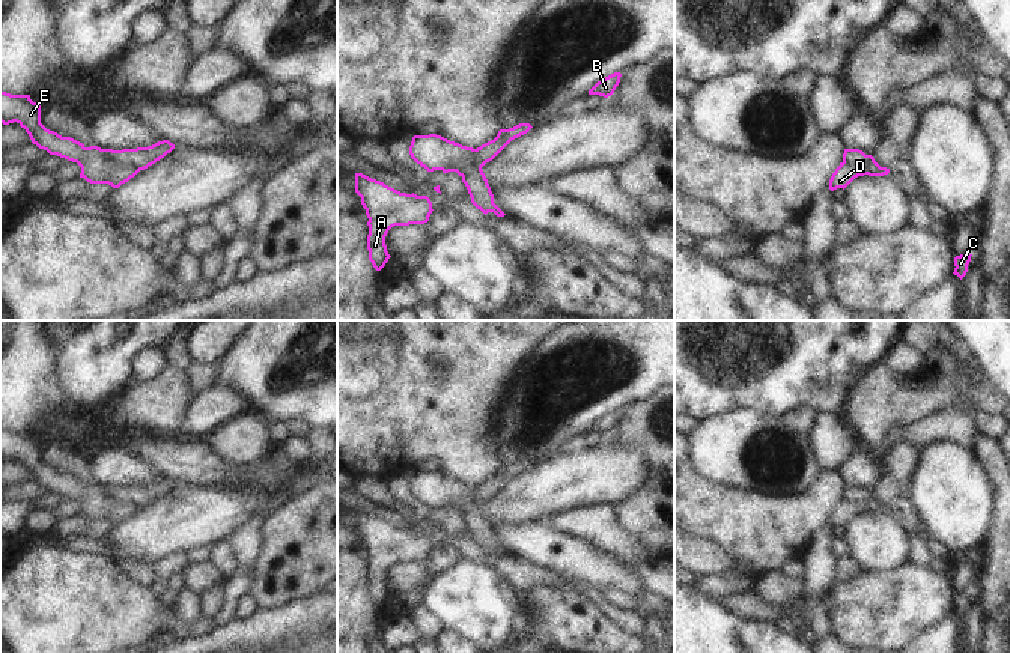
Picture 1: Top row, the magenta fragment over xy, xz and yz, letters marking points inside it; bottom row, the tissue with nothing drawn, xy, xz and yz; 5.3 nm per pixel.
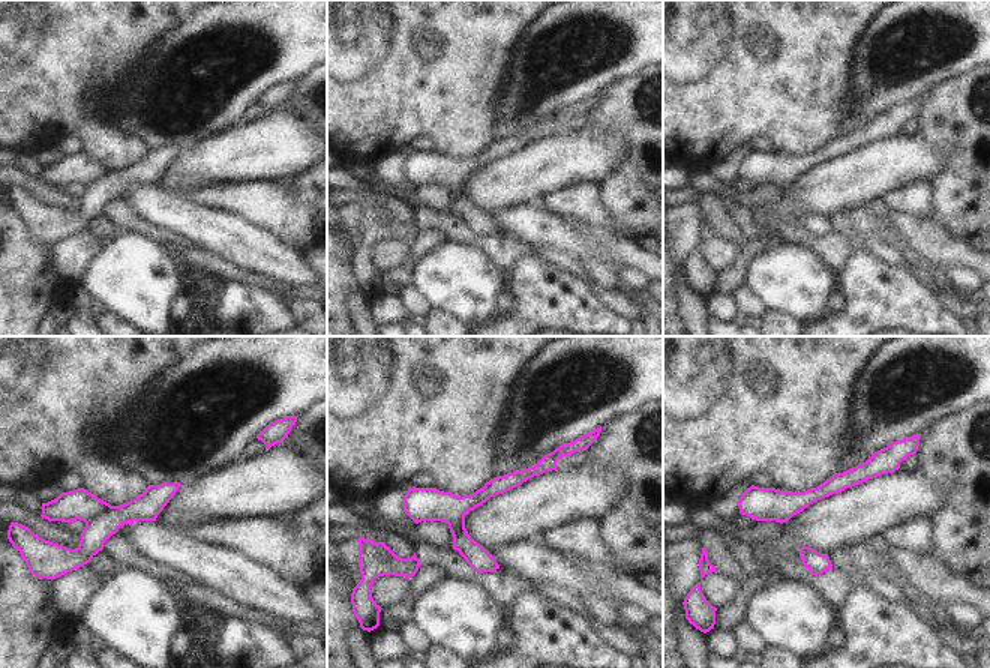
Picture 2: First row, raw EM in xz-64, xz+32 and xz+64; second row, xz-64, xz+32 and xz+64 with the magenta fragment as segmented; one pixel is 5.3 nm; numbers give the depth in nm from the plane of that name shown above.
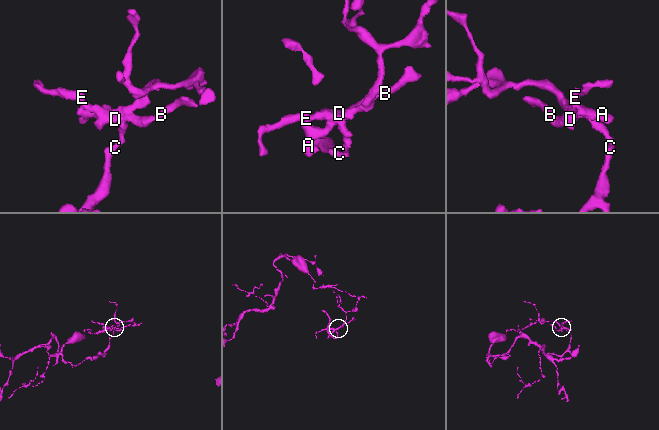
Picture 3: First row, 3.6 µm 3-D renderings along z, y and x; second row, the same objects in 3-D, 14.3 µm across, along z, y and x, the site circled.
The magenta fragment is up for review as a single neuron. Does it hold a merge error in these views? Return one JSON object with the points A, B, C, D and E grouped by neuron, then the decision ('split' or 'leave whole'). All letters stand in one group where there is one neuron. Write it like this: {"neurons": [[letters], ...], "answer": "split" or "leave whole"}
{"neurons": [["A"], ["B", "C", "D", "E"]], "answer": "split"}

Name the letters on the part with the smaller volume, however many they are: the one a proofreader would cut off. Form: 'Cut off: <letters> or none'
Cut off: B, C, D, E

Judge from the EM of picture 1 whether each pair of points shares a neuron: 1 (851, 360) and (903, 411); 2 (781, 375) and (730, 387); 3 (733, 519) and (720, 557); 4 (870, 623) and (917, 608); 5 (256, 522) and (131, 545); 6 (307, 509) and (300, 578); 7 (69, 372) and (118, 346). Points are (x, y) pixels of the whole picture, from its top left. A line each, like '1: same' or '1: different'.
1: different
2: same
3: different
4: same
5: different
6: same
7: same

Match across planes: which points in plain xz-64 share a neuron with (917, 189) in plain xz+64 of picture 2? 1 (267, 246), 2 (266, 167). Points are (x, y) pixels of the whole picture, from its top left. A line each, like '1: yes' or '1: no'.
1: no
2: no

